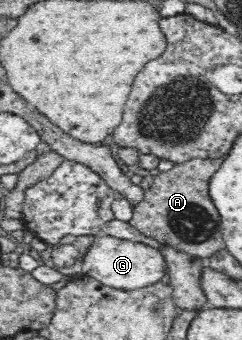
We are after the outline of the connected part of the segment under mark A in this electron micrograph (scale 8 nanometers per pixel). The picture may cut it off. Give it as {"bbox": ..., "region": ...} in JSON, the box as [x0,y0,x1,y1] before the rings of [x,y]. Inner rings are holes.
{"bbox":[128,157,226,260],"region":[[[223,157],[195,158],[174,164],[169,171],[157,172],[151,188],[144,192],[143,202],[134,208],[133,218],[128,223],[142,237],[159,244],[169,244],[202,260],[226,249],[220,231],[220,216],[208,192],[209,179],[221,167],[221,163]]]}

